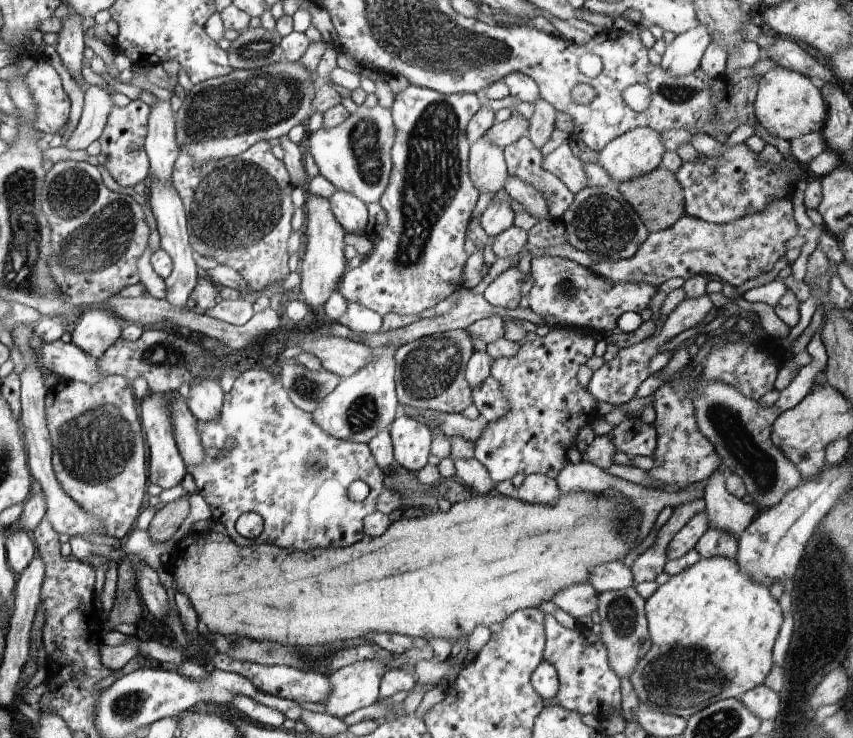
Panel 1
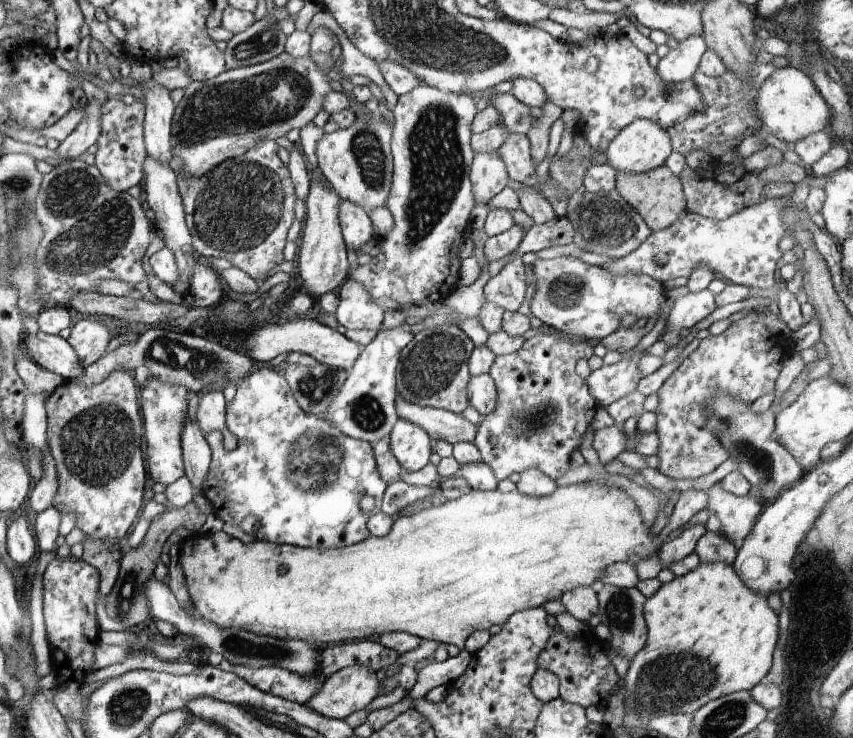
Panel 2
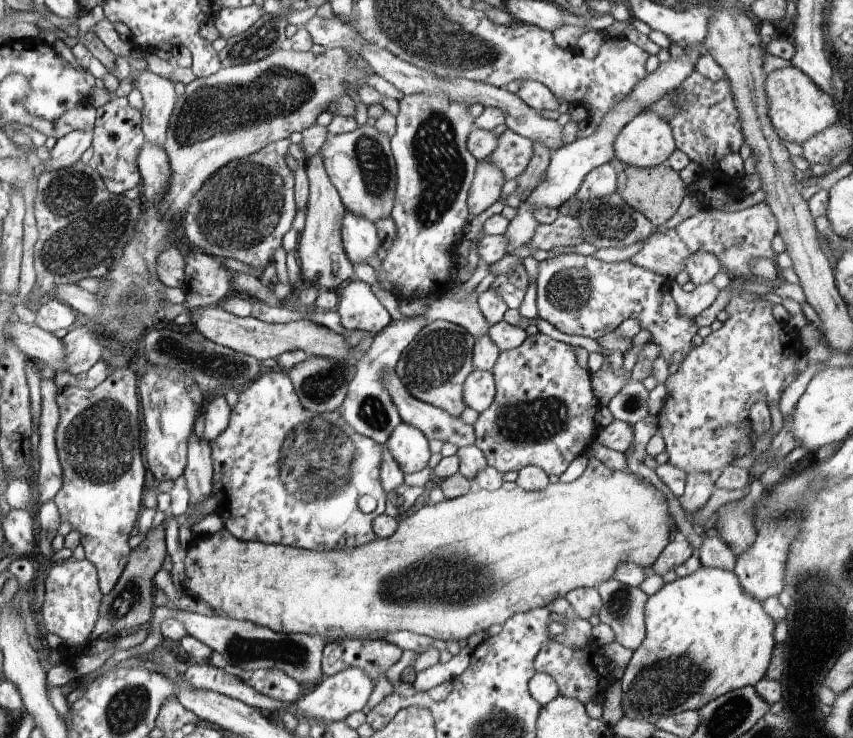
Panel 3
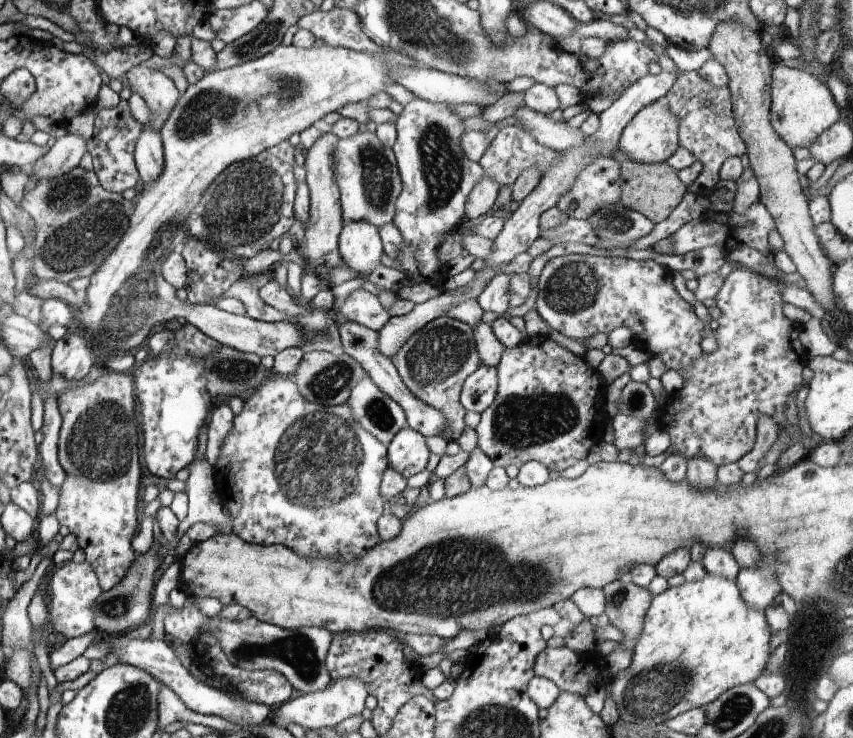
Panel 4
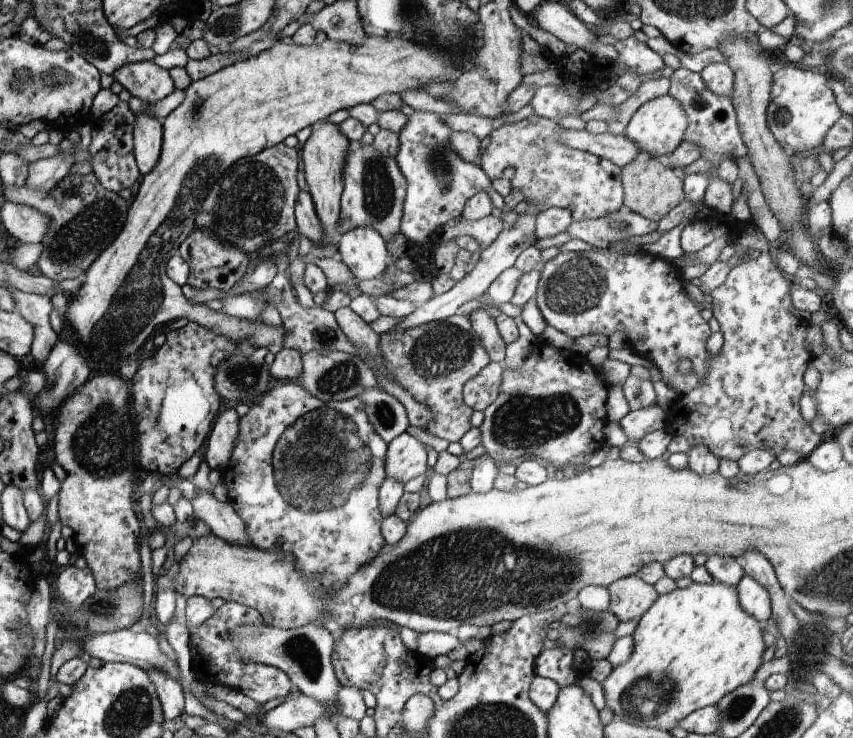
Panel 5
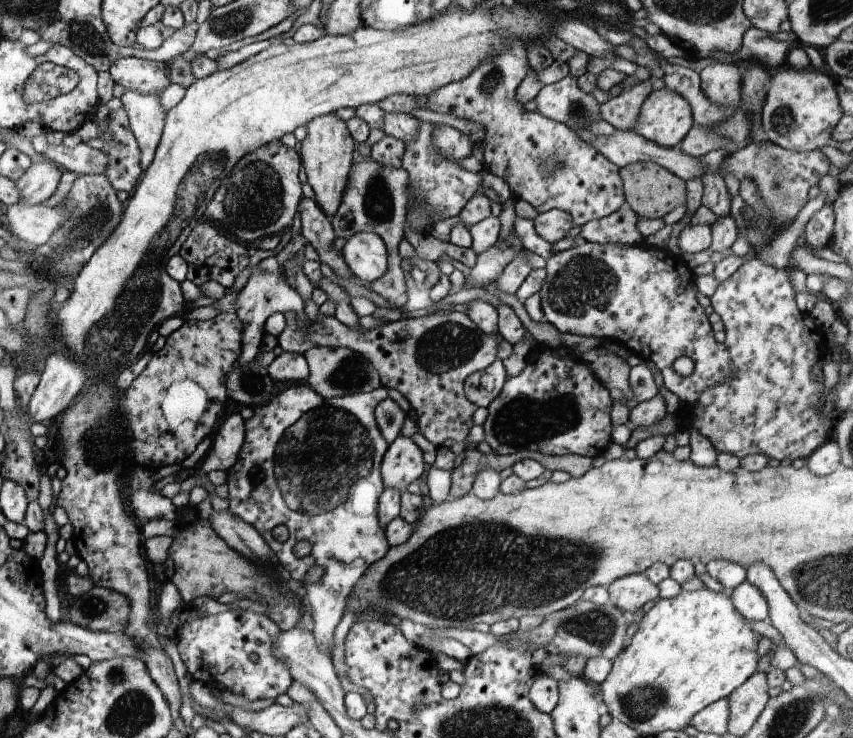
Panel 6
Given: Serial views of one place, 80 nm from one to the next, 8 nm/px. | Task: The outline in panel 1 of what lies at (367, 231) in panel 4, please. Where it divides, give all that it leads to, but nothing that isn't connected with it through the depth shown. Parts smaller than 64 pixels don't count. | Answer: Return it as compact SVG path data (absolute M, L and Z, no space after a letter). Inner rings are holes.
M338 191L329 198L329 202L332 208L332 213L338 223L344 228L345 233L356 235L359 231L364 230L368 225L368 210L364 205L364 202L361 202L358 198L355 198L352 194Z

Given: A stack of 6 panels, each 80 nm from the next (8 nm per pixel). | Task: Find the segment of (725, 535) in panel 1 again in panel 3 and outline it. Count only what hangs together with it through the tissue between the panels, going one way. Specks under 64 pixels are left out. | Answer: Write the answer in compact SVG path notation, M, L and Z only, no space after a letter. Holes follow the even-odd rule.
M717 534L706 535L703 539L699 548L702 567L733 571L737 557L732 548Z

